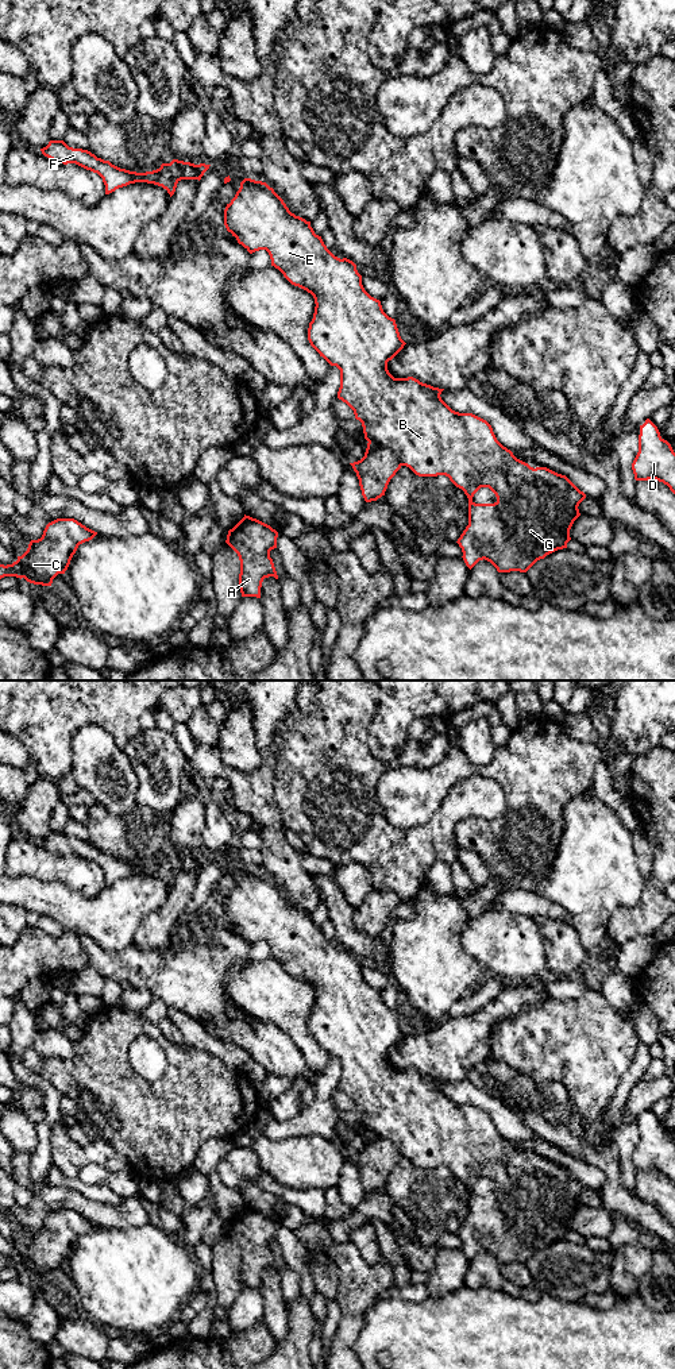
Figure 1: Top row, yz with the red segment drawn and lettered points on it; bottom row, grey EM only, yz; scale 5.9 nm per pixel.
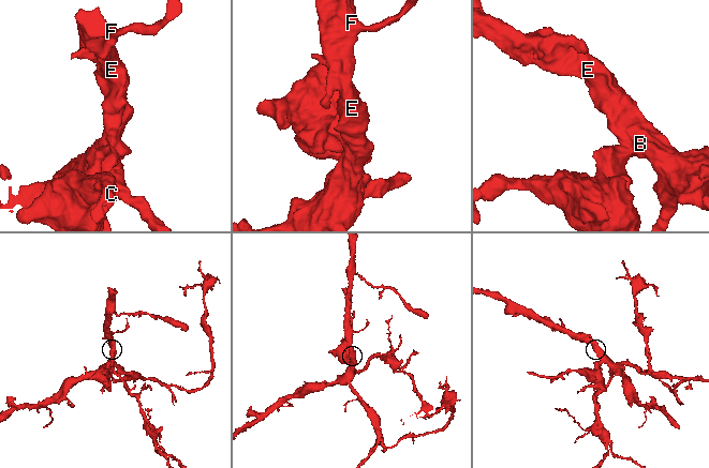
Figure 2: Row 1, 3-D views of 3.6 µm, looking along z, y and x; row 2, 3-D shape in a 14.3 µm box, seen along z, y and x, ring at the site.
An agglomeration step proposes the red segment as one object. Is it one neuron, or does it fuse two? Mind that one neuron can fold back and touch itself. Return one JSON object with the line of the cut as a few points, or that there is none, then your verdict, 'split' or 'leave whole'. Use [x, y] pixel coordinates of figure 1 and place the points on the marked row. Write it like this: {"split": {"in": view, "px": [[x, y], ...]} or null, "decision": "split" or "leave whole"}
{"split": {"in": "yz", "px": [[369, 440], [386, 447], [401, 465]]}, "decision": "split"}

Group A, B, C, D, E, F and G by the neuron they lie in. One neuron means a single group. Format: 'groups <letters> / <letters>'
groups A C / B D E F G

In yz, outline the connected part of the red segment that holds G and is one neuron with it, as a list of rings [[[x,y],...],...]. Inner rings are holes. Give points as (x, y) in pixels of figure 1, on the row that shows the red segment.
[[[244,178],[235,197],[224,209],[224,225],[238,243],[250,254],[266,250],[271,266],[278,269],[294,286],[298,286],[315,298],[315,313],[308,328],[310,346],[331,366],[340,370],[338,398],[346,402],[362,423],[364,439],[390,450],[401,462],[418,477],[446,475],[468,498],[468,525],[458,539],[463,560],[471,570],[479,560],[490,562],[498,572],[526,572],[537,560],[567,548],[571,540],[570,529],[580,516],[579,504],[586,498],[566,475],[547,467],[531,467],[517,459],[510,450],[495,437],[491,425],[472,414],[452,410],[440,397],[444,389],[423,383],[413,377],[394,378],[387,370],[392,360],[406,344],[398,332],[396,320],[389,317],[381,301],[371,297],[362,285],[362,275],[356,265],[347,258],[335,257],[316,235],[310,221],[289,211],[284,200],[266,182]],[[481,487],[489,487],[497,497],[494,504],[475,504],[474,494]]]

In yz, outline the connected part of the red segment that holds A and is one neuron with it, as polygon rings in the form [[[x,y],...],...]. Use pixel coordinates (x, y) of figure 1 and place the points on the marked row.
[[[246,516],[228,531],[225,543],[240,560],[239,586],[242,597],[261,598],[265,578],[278,579],[270,551],[277,548],[278,532],[270,525]]]

